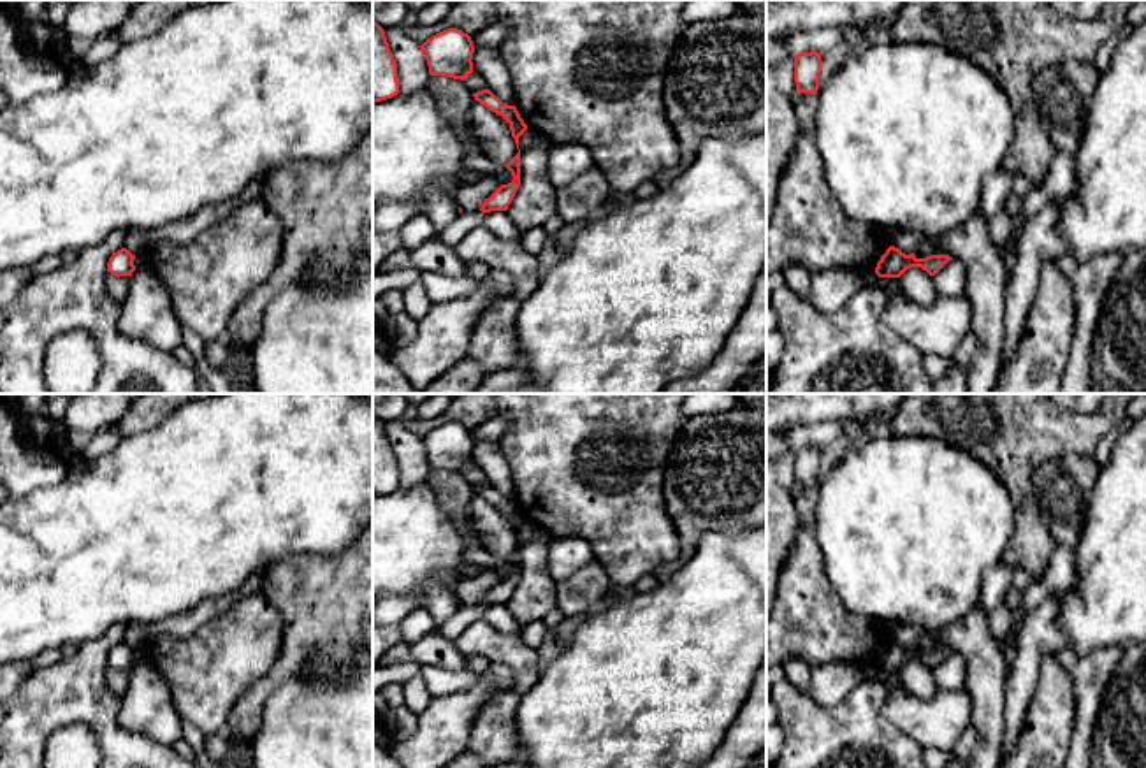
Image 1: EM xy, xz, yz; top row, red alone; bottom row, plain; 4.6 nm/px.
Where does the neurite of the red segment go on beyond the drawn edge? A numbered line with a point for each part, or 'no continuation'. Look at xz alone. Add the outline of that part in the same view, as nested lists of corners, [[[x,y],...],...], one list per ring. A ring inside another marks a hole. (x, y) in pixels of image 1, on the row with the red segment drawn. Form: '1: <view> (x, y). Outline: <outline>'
no continuation

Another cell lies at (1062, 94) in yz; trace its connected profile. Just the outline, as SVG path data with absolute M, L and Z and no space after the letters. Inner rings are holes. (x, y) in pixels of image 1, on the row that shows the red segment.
M1076 60L1048 67L1035 76L1034 102L1041 127L1056 149L1077 151L1100 76L1093 63Z

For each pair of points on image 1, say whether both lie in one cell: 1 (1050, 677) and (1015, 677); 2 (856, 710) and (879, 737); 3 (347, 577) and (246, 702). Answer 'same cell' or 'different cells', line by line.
1: different cells
2: same cell
3: same cell

